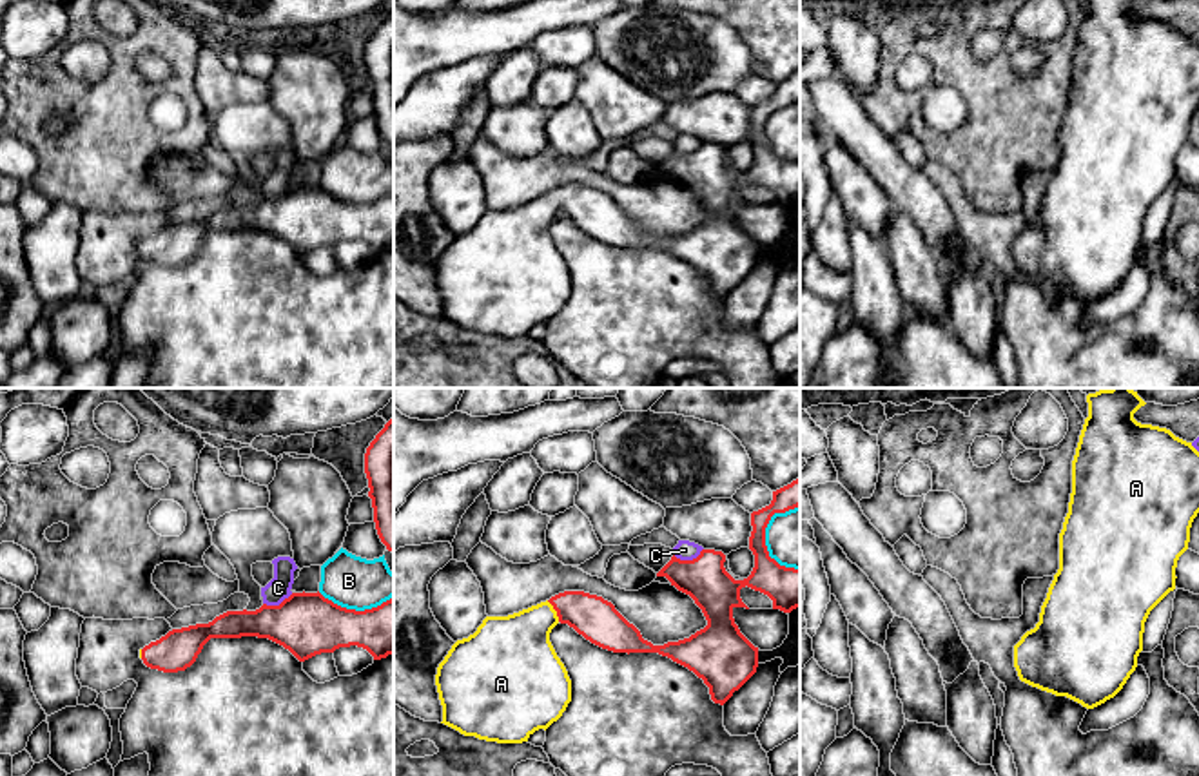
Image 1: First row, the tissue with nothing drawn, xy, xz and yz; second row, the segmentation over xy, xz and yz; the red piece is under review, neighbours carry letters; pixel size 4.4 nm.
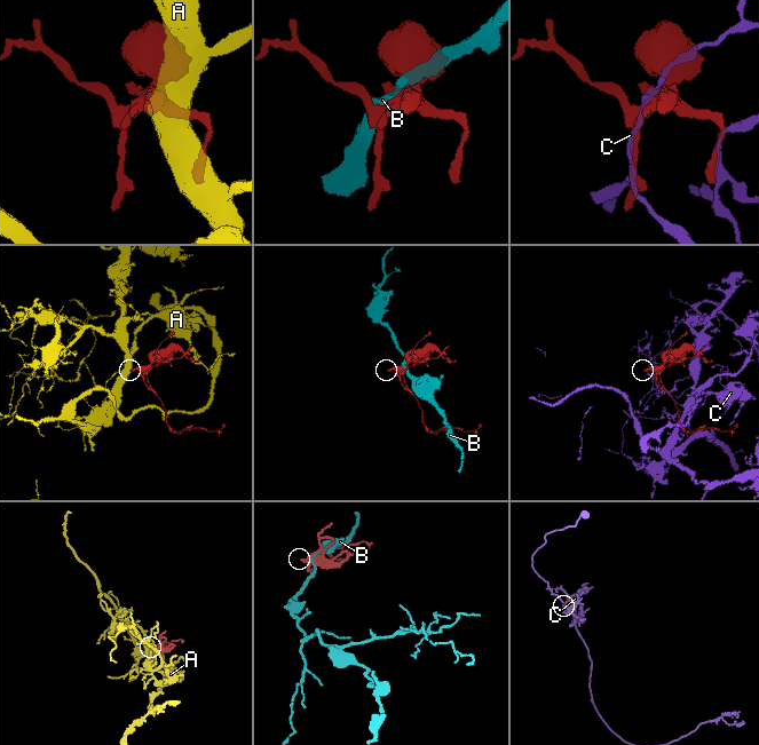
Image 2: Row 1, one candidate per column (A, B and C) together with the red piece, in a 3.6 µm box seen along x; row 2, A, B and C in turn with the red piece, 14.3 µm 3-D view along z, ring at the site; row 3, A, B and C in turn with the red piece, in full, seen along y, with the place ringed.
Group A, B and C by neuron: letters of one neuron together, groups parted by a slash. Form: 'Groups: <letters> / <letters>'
Groups: A / B / C

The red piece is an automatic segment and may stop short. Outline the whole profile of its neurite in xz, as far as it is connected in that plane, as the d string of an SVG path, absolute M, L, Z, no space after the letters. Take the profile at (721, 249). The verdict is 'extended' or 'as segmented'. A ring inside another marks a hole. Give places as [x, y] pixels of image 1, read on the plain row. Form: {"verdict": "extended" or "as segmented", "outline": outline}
{"verdict": "extended", "outline": "M800 73L773 85L771 98L751 107L749 143L755 149L755 161L744 174L735 174L726 165L726 149L715 143L702 143L693 154L680 154L673 149L657 167L657 170L666 170L678 185L689 189L702 203L707 219L689 232L653 239L611 196L584 185L564 185L508 210L486 210L473 228L452 239L437 261L435 279L443 299L441 317L464 330L486 335L522 337L535 325L546 325L557 315L571 296L571 274L550 236L550 227L559 216L613 247L658 247L671 252L702 272L709 281L711 294L724 299L758 261L758 241L740 227L733 212L735 201L749 203L740 192L740 183L747 179L767 189L773 194L773 203L784 207L800 201L800 163L780 160L769 150L765 140L765 121L771 111L798 100Z"}

